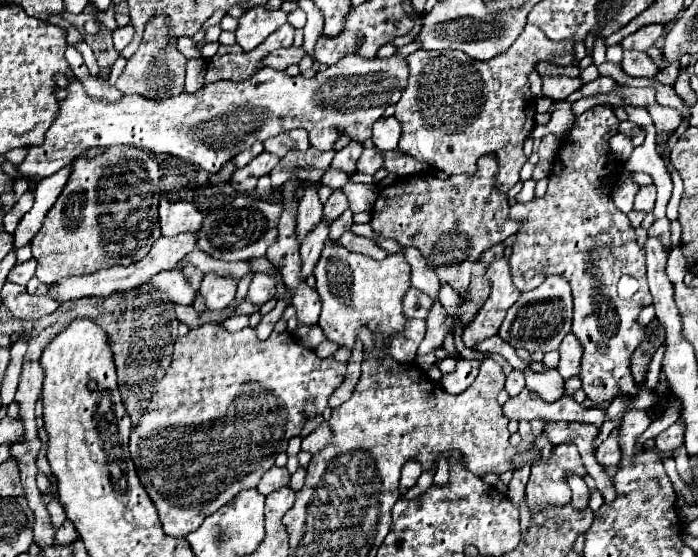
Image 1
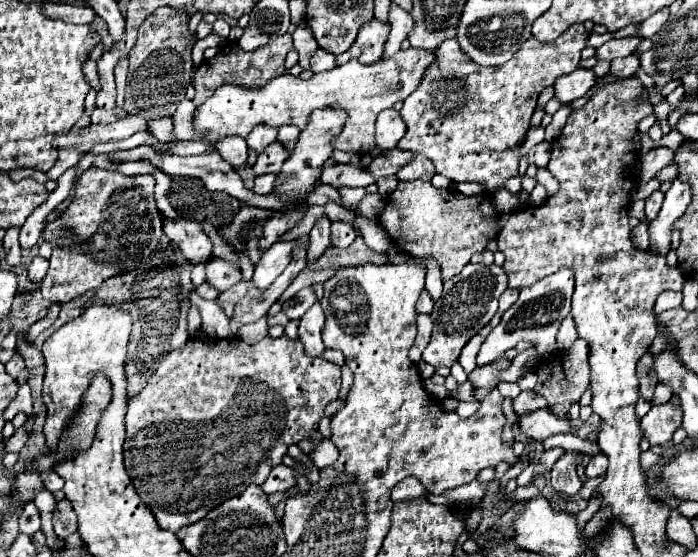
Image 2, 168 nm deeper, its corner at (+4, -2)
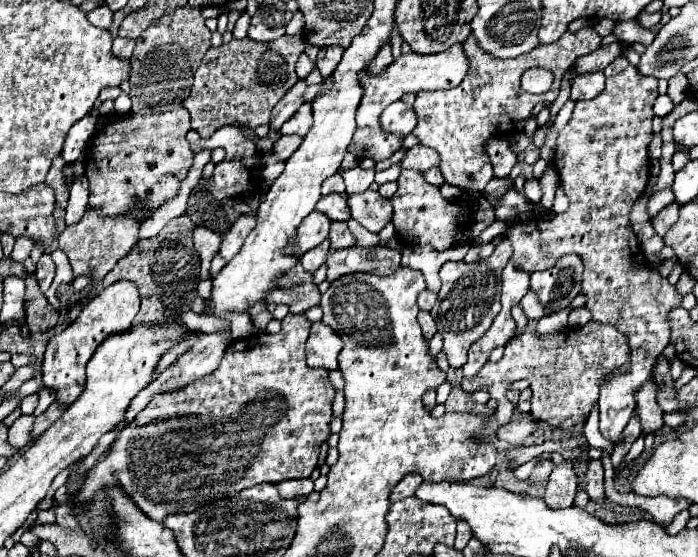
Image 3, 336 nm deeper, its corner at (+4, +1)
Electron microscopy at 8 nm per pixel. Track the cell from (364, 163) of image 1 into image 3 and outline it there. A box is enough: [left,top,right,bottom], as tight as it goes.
[401,144,439,170]

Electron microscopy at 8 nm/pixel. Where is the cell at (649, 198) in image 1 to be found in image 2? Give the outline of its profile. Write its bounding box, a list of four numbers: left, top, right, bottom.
[645,191,663,221]

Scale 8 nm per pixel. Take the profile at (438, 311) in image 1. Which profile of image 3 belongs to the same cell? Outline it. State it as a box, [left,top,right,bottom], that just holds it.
[431,240,511,368]

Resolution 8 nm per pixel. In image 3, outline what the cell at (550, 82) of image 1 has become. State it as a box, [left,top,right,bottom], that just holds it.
[571,72,605,100]

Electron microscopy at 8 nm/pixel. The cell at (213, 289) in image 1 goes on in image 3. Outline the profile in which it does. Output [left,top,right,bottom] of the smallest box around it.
[219,216,255,262]

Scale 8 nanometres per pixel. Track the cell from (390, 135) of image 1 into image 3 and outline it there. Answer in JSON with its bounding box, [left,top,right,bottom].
[381,102,415,136]

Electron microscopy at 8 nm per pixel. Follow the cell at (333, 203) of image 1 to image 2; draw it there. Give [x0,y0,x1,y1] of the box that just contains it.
[307,217,331,265]

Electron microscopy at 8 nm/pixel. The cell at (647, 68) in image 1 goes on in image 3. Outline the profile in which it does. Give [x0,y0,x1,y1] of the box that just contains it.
[603,56,629,76]

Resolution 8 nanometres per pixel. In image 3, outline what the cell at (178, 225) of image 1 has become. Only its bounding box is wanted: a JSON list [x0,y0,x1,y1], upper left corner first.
[193,228,221,278]

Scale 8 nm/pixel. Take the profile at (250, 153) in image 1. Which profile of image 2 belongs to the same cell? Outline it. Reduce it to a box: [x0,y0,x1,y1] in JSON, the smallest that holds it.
[247,125,277,153]

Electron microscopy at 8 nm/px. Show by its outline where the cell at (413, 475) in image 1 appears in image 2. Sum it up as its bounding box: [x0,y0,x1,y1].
[391,477,427,501]

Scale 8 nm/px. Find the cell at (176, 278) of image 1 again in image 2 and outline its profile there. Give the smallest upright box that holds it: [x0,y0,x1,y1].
[191,291,229,339]

